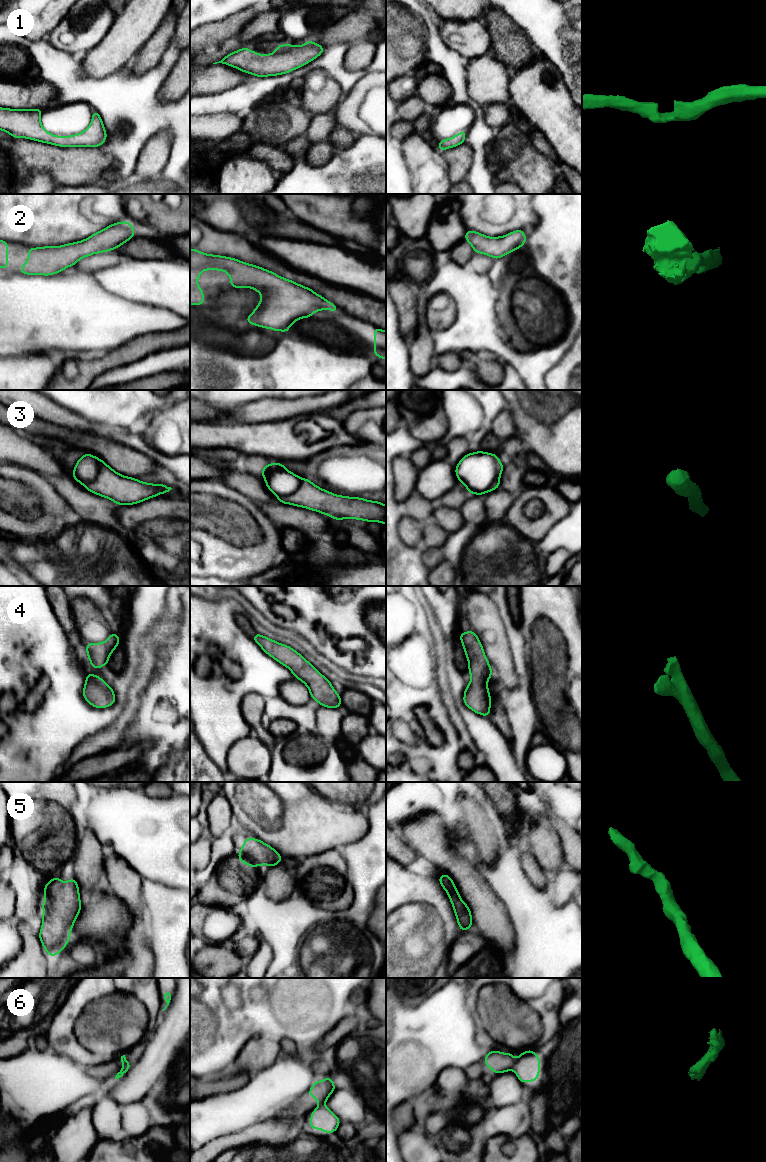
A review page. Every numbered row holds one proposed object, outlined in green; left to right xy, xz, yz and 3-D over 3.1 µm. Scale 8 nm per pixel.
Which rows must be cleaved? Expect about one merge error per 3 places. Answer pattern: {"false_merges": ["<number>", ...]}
{"false_merges": ["6"]}

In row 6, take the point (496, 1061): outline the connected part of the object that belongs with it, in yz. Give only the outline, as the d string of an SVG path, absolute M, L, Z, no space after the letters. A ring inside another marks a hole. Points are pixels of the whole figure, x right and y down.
M491 1051L485 1055L485 1065L498 1075L511 1070L516 1060L512 1053L502 1053L500 1051Z

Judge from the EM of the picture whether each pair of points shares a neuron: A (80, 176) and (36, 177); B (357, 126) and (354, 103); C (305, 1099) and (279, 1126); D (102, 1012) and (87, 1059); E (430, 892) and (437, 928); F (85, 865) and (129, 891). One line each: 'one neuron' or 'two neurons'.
A: two neurons
B: one neuron
C: one neuron
D: one neuron
E: one neuron
F: two neurons

